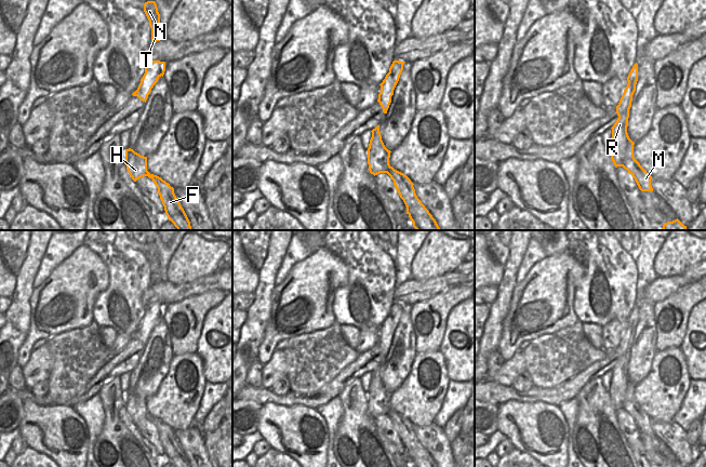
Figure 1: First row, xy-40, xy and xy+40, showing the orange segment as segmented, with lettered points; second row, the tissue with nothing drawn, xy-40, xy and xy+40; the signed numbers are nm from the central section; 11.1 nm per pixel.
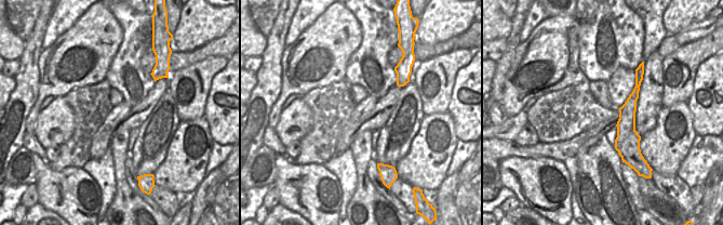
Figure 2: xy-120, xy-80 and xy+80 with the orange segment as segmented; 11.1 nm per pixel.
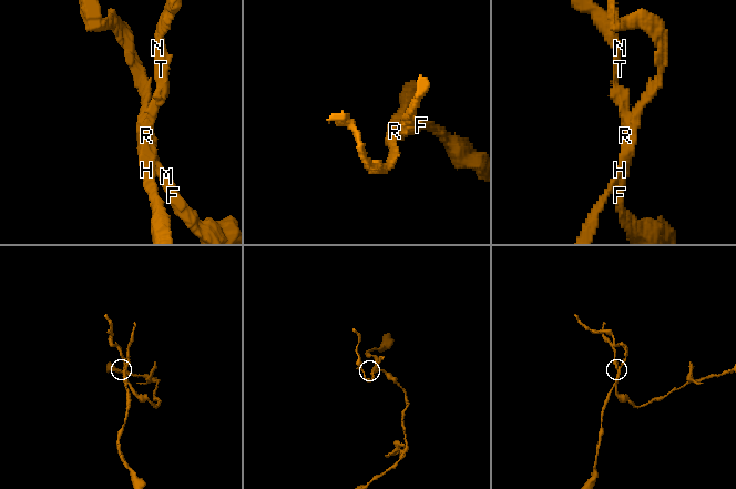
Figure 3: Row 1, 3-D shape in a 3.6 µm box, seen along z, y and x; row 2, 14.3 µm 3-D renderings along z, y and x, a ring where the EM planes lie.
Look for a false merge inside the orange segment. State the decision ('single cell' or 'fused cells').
fused cells

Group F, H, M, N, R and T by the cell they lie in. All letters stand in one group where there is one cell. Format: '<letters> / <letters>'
F H M R / N T

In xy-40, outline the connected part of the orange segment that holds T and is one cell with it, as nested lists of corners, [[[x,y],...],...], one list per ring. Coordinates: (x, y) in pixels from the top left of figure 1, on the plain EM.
[[[147,243],[144,245],[144,254],[149,263],[149,268],[151,270],[151,285],[161,282],[160,272],[160,256],[155,243]]]

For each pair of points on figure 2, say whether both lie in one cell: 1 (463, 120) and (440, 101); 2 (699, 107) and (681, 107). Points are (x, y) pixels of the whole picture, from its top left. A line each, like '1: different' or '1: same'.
1: different
2: different

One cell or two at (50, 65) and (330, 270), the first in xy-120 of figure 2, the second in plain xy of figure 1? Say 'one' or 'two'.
one

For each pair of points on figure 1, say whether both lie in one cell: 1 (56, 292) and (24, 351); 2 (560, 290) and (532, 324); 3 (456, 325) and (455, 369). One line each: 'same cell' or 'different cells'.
1: same cell
2: same cell
3: same cell

